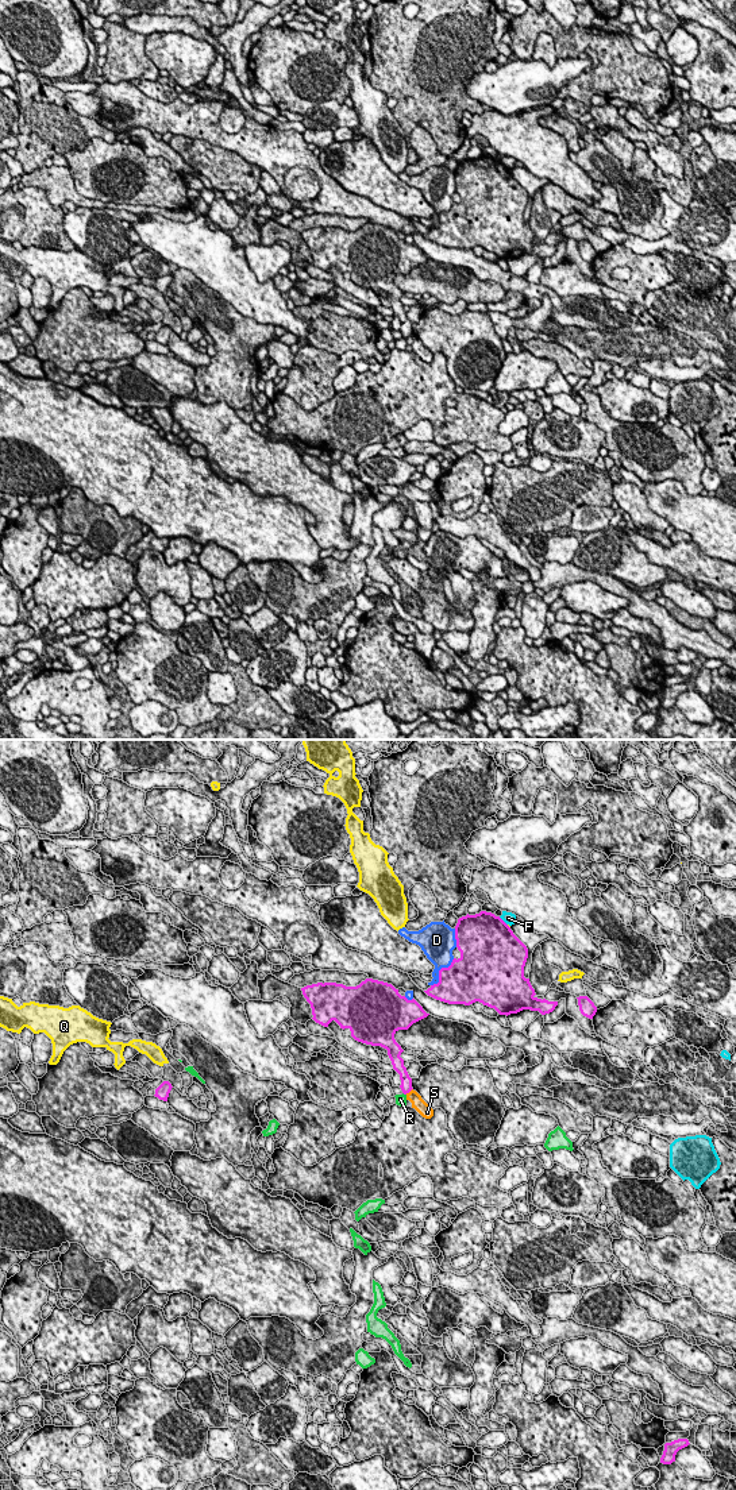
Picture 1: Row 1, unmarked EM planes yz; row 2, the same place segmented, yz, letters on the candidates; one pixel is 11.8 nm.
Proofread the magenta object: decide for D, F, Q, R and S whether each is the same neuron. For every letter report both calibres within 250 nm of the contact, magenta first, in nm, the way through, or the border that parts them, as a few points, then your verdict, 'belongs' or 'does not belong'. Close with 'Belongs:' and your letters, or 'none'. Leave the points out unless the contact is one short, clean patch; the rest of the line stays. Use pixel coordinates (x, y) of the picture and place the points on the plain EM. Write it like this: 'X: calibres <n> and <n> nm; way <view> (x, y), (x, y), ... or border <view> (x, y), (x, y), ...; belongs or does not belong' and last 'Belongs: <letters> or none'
D: calibres 440 and 320 nm; does not belong
F: calibres 500 and 140 nm; does not belong
Q: calibres 500 and 30 nm; does not belong
R: calibres 130 and 130 nm; border yz (403, 336), (405, 339); does not belong
S: calibres 130 and 160 nm; border yz (412, 332), (405, 338); does not belong
Belongs: none

